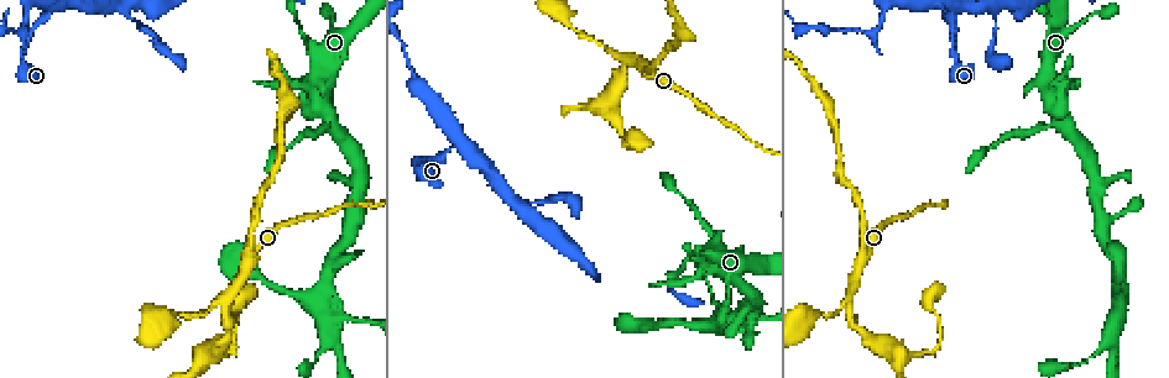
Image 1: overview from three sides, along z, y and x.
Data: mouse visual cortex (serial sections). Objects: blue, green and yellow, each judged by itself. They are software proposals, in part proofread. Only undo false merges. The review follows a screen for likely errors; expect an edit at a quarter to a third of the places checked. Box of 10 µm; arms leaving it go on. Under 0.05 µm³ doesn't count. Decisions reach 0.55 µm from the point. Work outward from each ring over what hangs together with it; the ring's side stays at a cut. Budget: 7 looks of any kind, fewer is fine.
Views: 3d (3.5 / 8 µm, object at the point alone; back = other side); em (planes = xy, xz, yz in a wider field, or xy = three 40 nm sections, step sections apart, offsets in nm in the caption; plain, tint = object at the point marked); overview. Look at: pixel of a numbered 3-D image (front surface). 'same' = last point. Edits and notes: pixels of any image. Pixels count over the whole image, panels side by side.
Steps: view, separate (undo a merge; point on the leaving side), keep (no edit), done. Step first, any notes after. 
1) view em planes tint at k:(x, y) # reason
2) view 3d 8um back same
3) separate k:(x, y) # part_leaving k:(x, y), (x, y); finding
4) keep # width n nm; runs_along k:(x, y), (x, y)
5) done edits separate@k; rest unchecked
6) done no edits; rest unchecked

view 3d 3.5um at 1:(1062, 121) # three arms meet

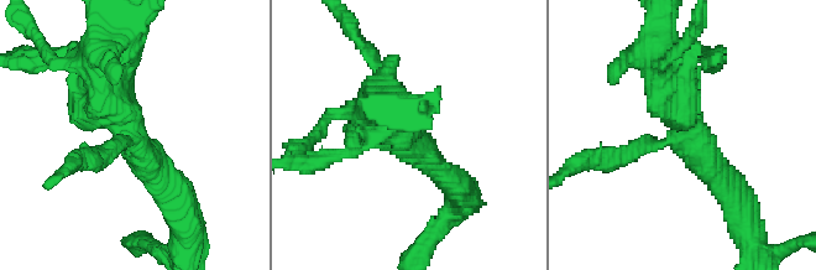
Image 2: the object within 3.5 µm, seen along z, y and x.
view em xy step 1 tint at 2:(689, 129) # arms 3; arm_widths 200, 350, 450 nm; need the tissue

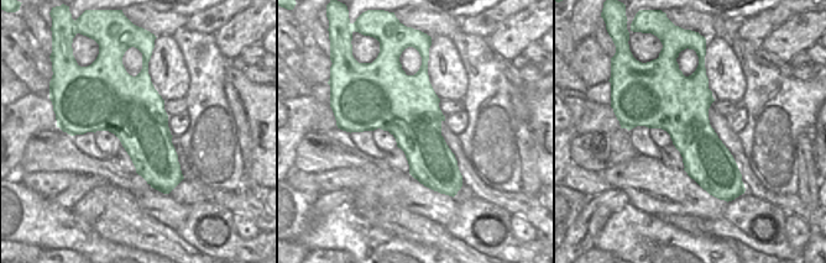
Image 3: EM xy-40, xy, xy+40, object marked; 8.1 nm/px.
separate 2:(628, 156) # part_leaving 2:(658, 145), (617, 161), (582, 161); a second cell is stuck on

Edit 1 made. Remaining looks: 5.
view overview # see it whole again

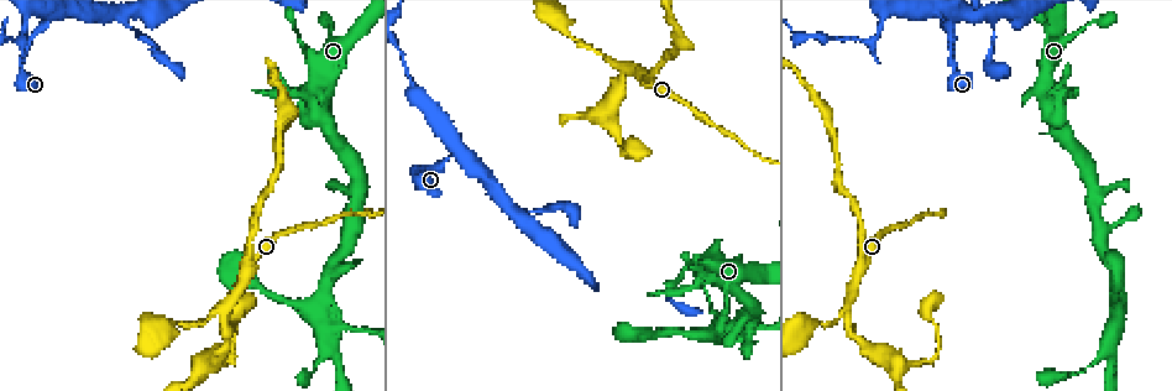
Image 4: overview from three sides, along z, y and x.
view 3d 3.5um at 4:(522, 212) # small branch off a trunk

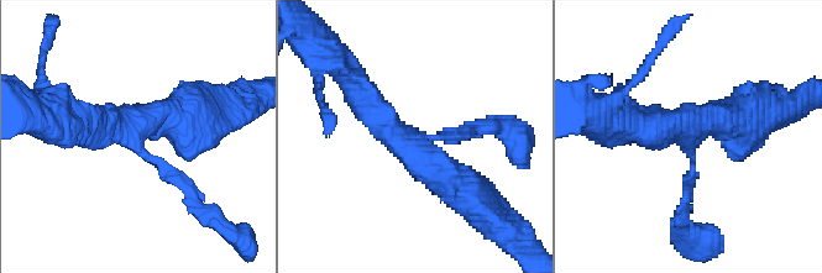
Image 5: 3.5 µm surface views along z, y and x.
view em planes tint at 5:(689, 147) # need the tissue

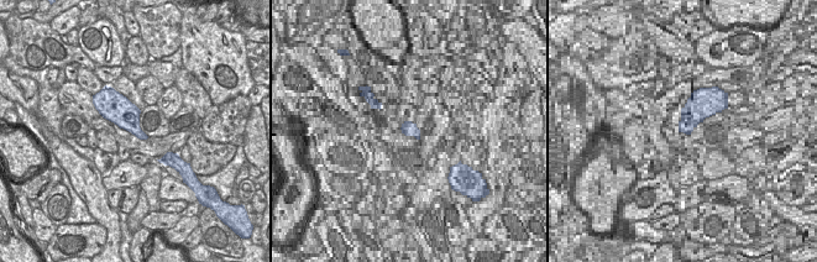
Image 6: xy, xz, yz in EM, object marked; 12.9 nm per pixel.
keep # arm_widths 150, 400, 450 nm; runs_along 5:(87, 125), (121, 121), (193, 205); all the same cell

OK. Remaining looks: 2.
view em xy step 1 tint at 4:(223, 307) # a fork

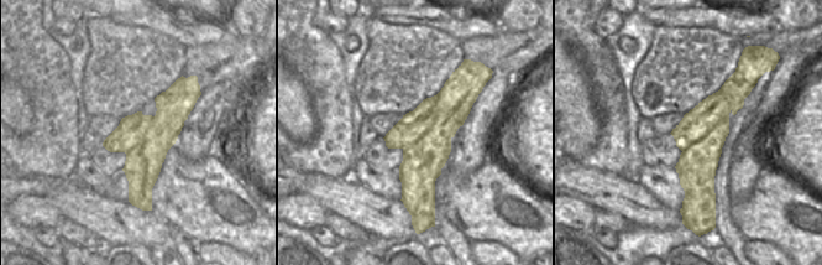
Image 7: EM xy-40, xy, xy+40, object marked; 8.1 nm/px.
view 3d 3.5um same # see where the arms go

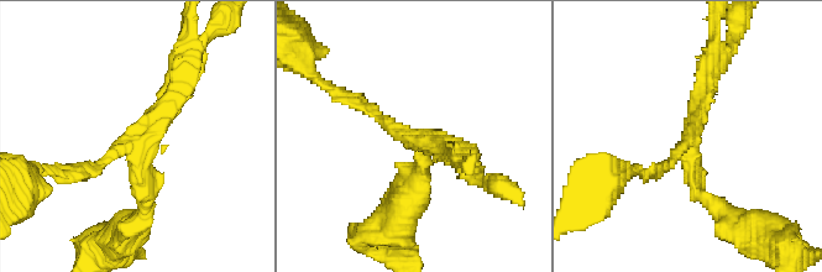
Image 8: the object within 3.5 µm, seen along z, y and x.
separate 8:(142, 194) # arms 3; part_leaving 8:(186, 62), (174, 97), (140, 139), (140, 168); a second cell is stuck on

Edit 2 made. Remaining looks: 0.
done edits separate@2, separate@8; rest unchecked

